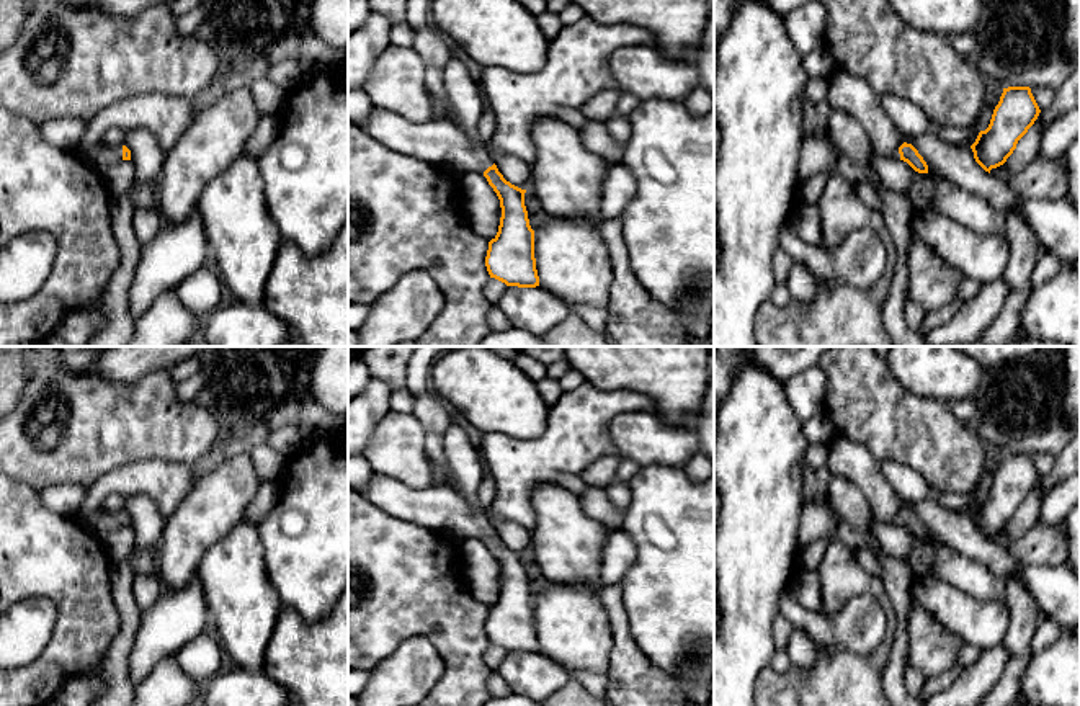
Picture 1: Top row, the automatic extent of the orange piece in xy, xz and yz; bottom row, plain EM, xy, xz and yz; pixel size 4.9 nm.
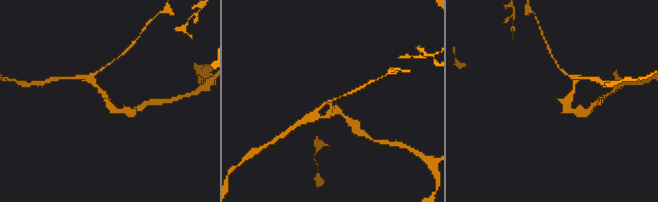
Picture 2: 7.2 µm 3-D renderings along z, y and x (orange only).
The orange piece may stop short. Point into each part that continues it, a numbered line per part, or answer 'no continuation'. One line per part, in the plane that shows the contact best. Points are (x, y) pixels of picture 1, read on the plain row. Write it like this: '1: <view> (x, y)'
1: xy (102, 523)

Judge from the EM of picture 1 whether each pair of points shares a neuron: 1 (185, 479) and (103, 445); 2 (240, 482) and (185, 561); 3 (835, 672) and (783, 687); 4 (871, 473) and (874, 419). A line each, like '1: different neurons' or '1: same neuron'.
1: different neurons
2: same neuron
3: same neuron
4: different neurons

